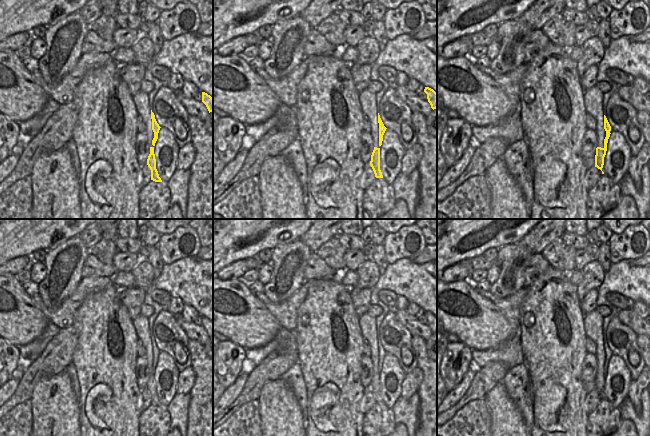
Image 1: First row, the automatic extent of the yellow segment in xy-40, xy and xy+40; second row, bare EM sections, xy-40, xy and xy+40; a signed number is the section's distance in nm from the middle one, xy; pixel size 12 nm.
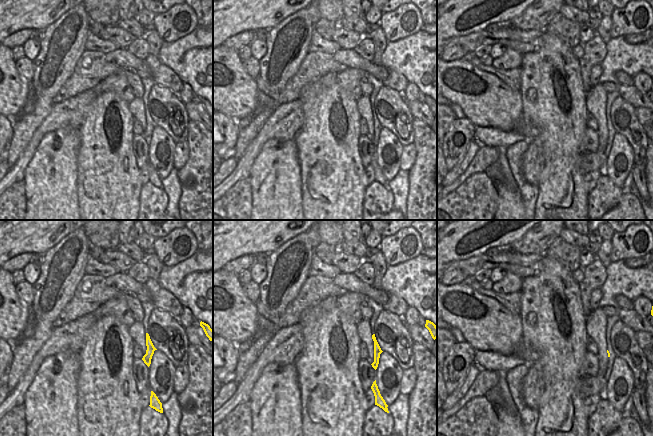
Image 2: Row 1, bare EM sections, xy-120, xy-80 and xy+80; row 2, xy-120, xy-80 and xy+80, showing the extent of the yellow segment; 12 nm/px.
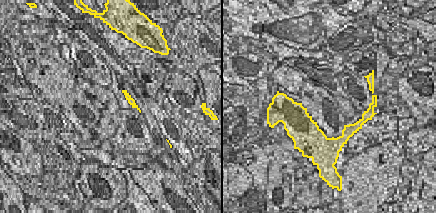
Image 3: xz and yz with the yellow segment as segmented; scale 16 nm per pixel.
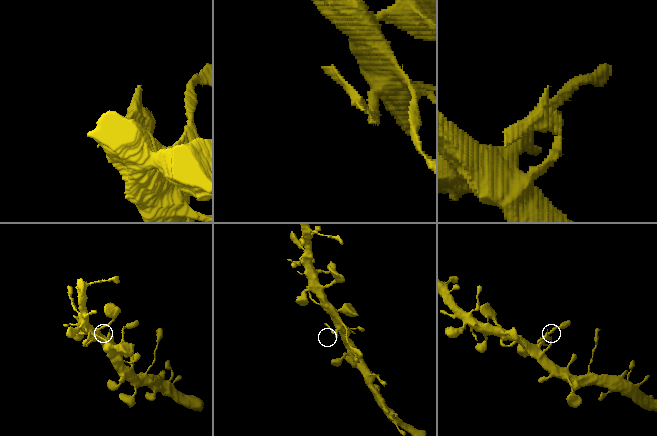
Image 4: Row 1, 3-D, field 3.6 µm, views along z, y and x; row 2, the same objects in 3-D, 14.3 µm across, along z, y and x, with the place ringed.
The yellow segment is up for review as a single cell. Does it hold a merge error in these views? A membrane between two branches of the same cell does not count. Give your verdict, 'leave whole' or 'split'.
leave whole

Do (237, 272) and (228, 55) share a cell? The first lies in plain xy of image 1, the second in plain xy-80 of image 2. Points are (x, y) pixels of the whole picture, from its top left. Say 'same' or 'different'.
different

